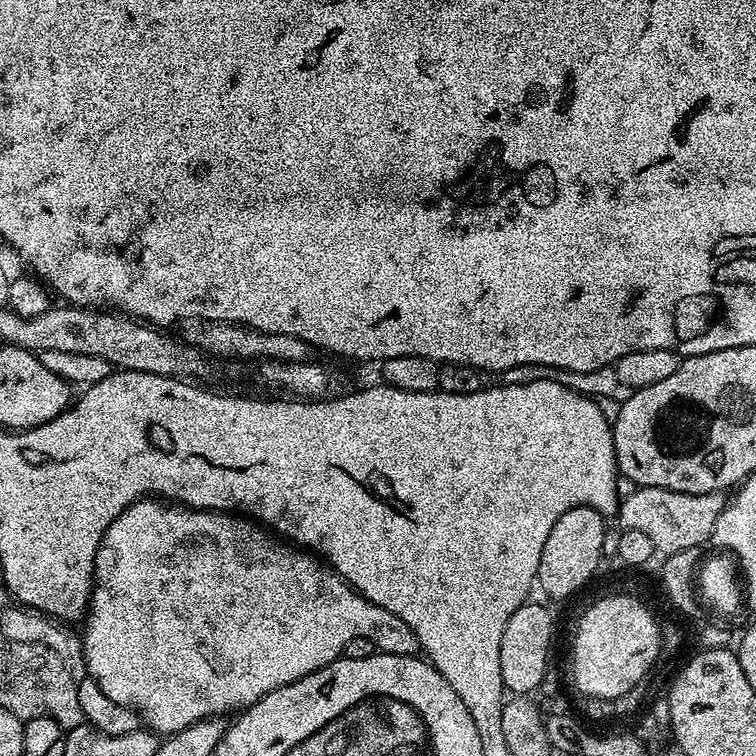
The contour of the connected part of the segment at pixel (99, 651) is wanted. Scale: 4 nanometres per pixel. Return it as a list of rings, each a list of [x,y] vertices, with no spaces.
[[[141,498],[135,500],[126,510],[122,510],[122,514],[118,514],[104,531],[100,548],[96,551],[92,594],[88,601],[86,619],[82,624],[87,675],[94,682],[98,682],[98,686],[102,686],[102,694],[118,702],[118,706],[133,708],[151,731],[157,734],[171,734],[186,730],[200,720],[223,717],[223,712],[239,713],[251,704],[259,702],[266,694],[290,682],[298,682],[298,678],[309,676],[311,672],[320,671],[326,665],[341,659],[346,642],[351,642],[354,638],[370,638],[377,650],[389,656],[416,656],[421,651],[412,628],[406,626],[406,622],[402,622],[398,614],[390,614],[390,610],[370,602],[362,593],[355,592],[337,572],[313,553],[293,546],[275,535],[272,537],[267,534],[272,535],[259,523],[243,515],[197,510],[179,502],[165,502],[160,498]]]

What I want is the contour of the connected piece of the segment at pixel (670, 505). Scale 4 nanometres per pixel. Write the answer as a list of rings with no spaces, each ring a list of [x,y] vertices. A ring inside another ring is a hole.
[[[639,486],[631,489],[632,493],[621,499],[618,509],[618,521],[621,529],[642,530],[650,542],[654,542],[657,553],[669,554],[699,544],[709,543],[712,531],[722,514],[726,503],[725,497],[718,492],[710,494],[686,494],[669,488]]]

